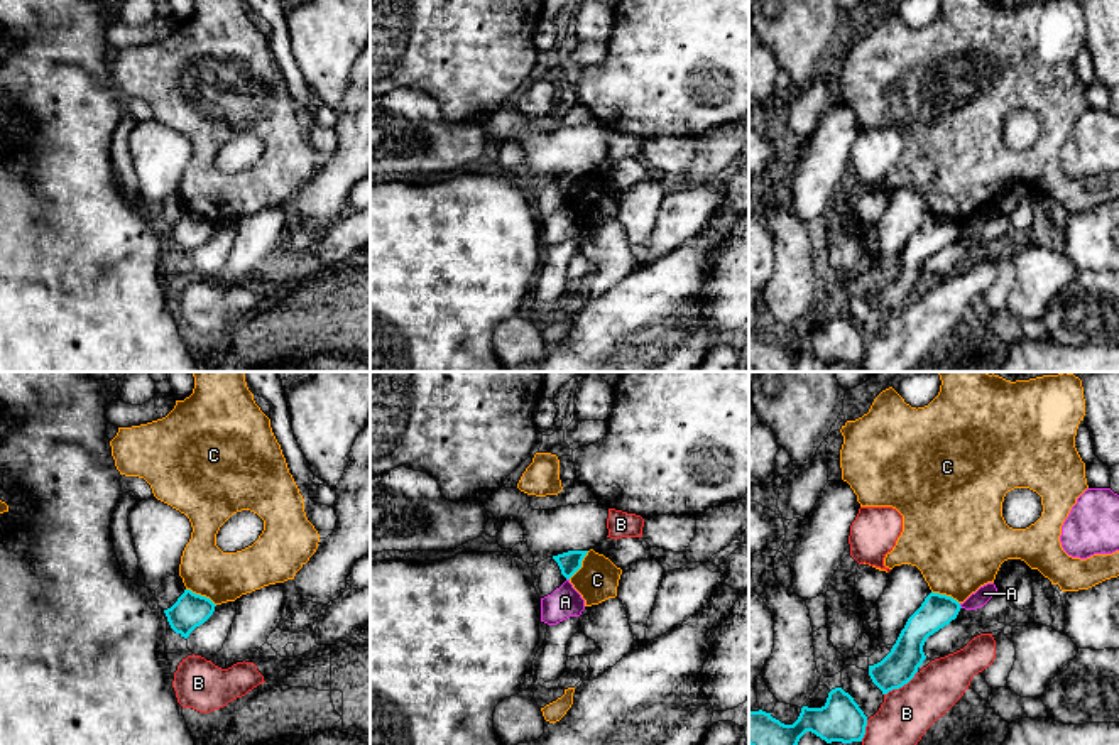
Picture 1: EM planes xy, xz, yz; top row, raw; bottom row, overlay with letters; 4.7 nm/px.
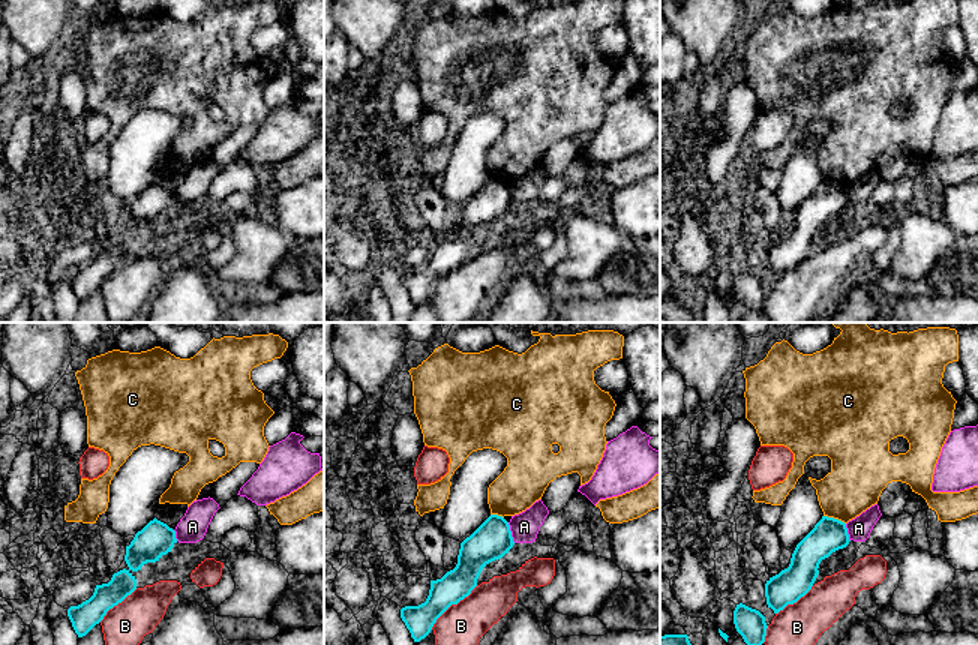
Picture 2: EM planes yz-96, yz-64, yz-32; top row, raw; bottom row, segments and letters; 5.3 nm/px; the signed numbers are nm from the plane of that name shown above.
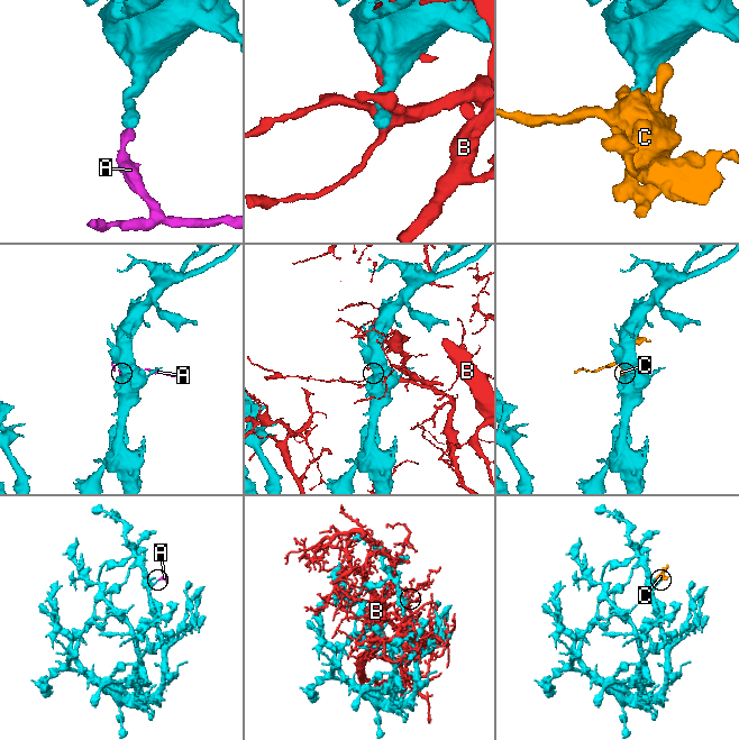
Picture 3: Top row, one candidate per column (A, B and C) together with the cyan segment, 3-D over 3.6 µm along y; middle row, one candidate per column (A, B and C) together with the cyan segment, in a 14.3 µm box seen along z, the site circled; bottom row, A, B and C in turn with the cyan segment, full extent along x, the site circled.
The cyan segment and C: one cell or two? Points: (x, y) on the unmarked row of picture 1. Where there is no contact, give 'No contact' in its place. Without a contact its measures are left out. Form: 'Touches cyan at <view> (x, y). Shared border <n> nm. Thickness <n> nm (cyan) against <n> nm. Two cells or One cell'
Touches cyan at xy (200, 217). Shared border 170 nm. Thickness 160 nm (cyan) against 240 nm. Two cells

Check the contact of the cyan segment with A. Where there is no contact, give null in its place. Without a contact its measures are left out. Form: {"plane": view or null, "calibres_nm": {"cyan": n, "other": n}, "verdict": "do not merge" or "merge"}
{"plane": "yz", "calibres_nm": {"cyan": 160, "other": 80}, "verdict": "do not merge"}

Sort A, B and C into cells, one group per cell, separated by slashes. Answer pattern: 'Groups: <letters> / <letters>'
Groups: A / B / C

